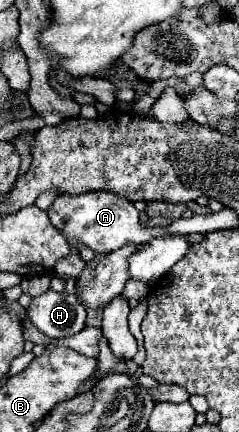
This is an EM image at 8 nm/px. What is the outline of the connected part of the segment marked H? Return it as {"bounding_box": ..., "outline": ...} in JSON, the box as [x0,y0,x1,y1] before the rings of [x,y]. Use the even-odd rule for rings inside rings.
{"bounding_box":[28,291,86,339],"outline":[[[46,291],[28,305],[28,319],[48,337],[64,339],[84,329],[86,309],[76,295]]]}

